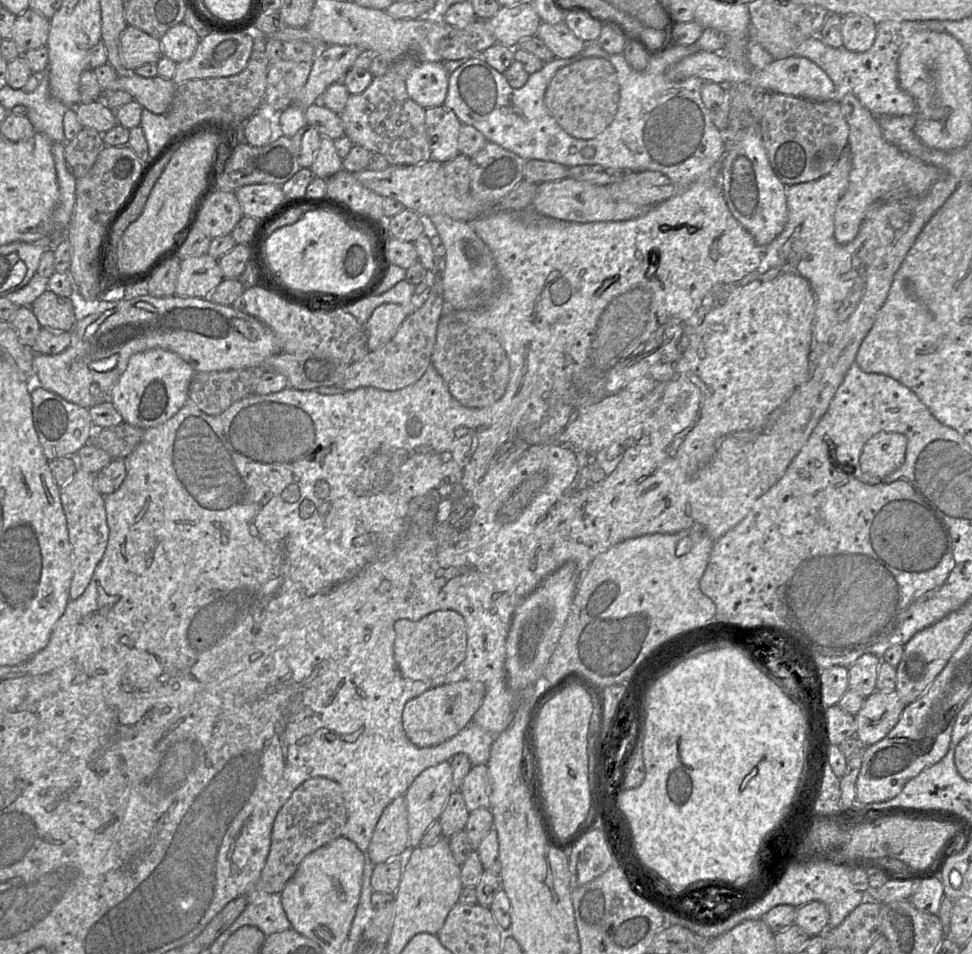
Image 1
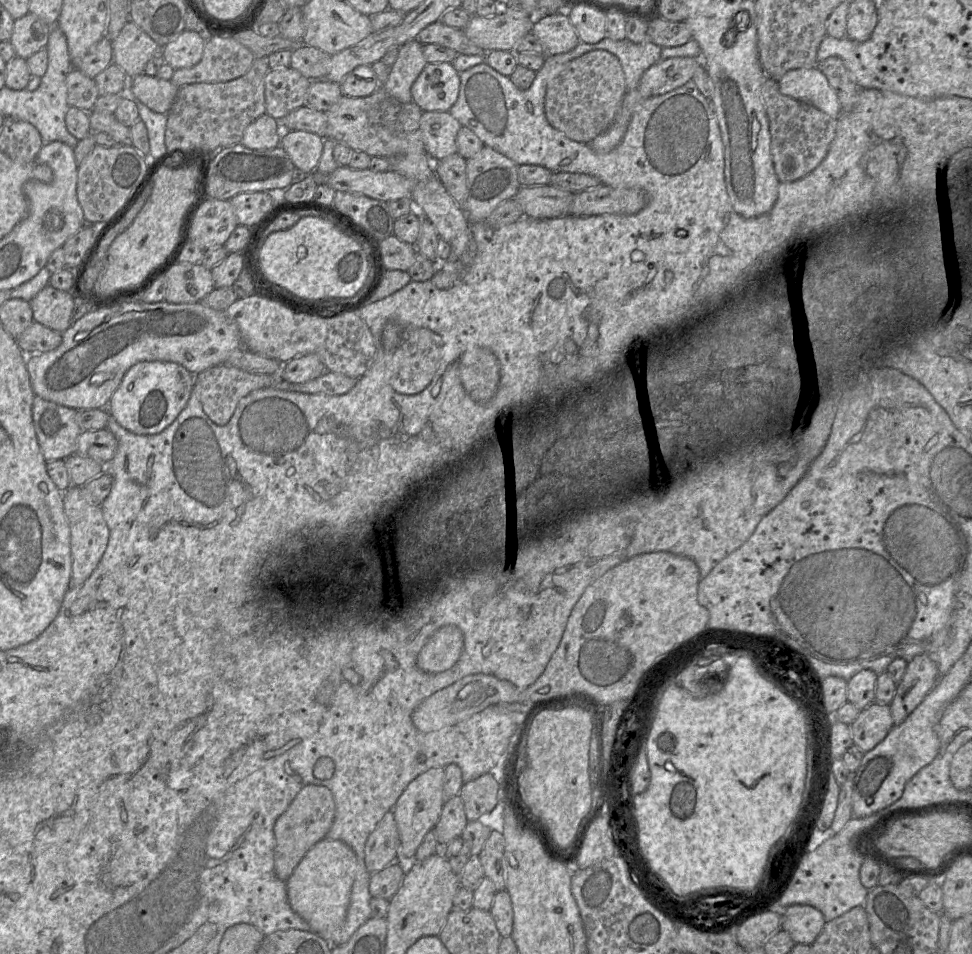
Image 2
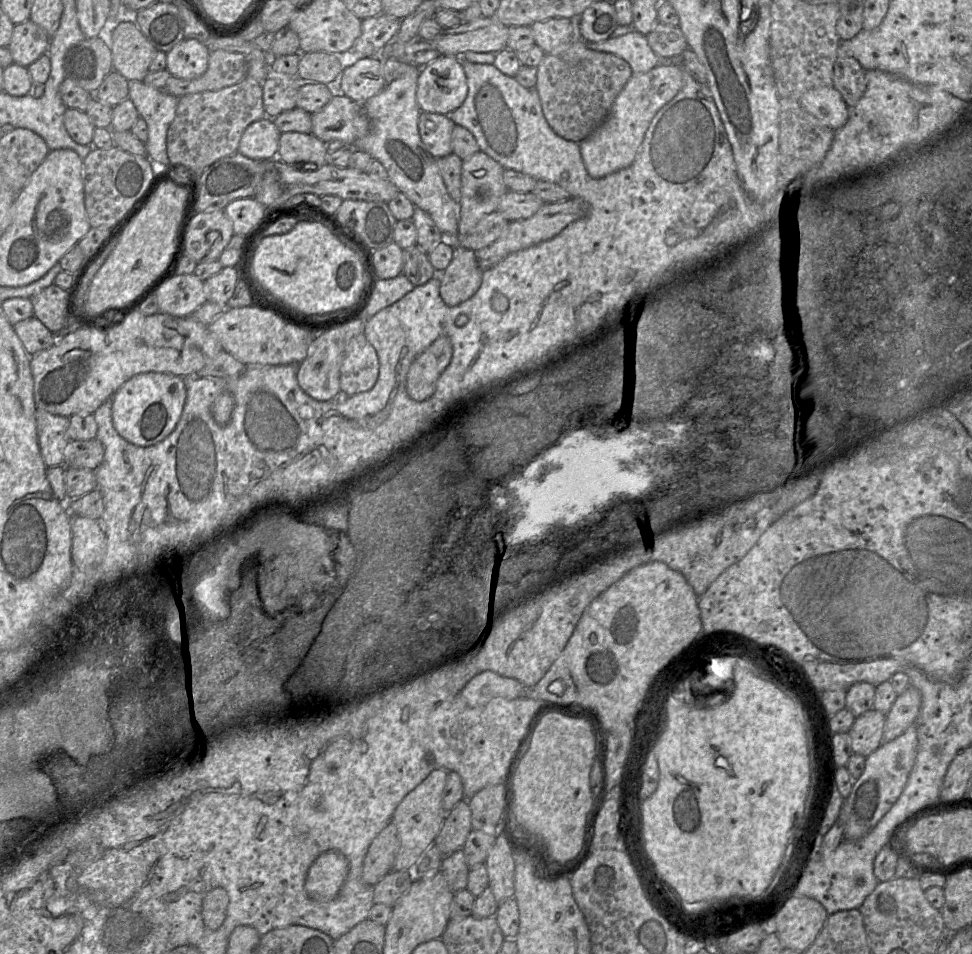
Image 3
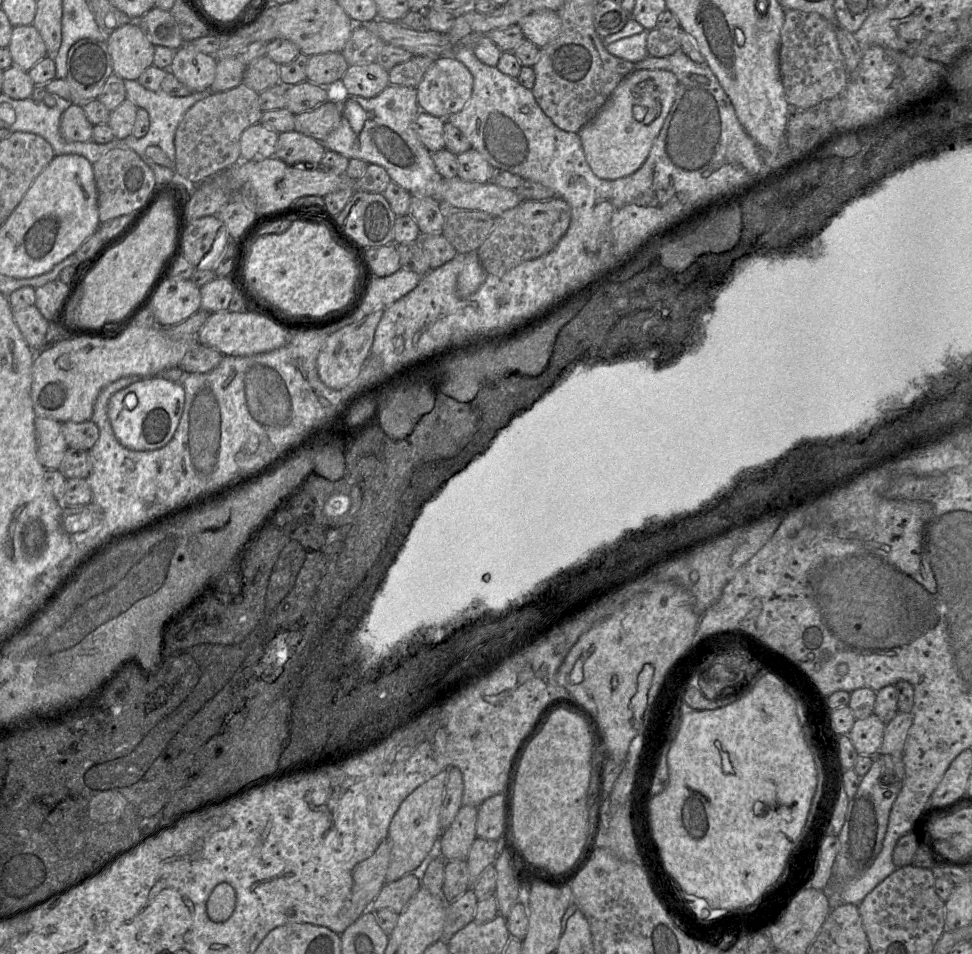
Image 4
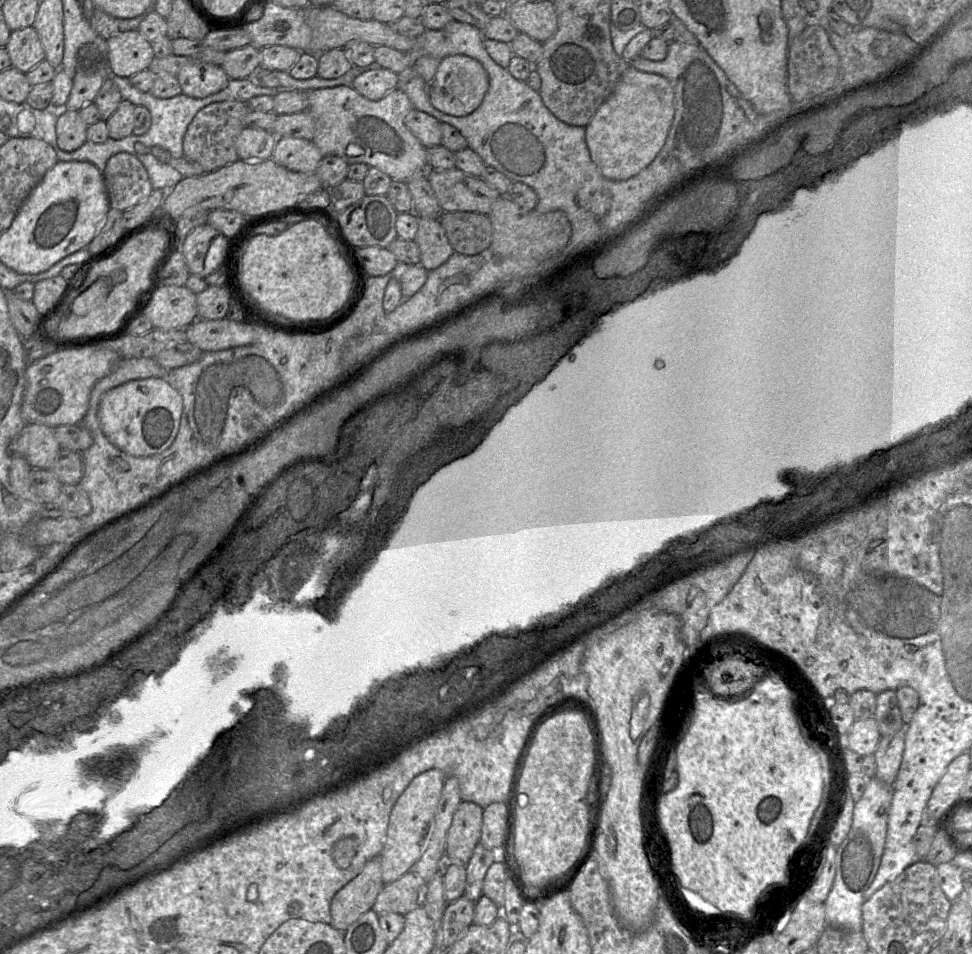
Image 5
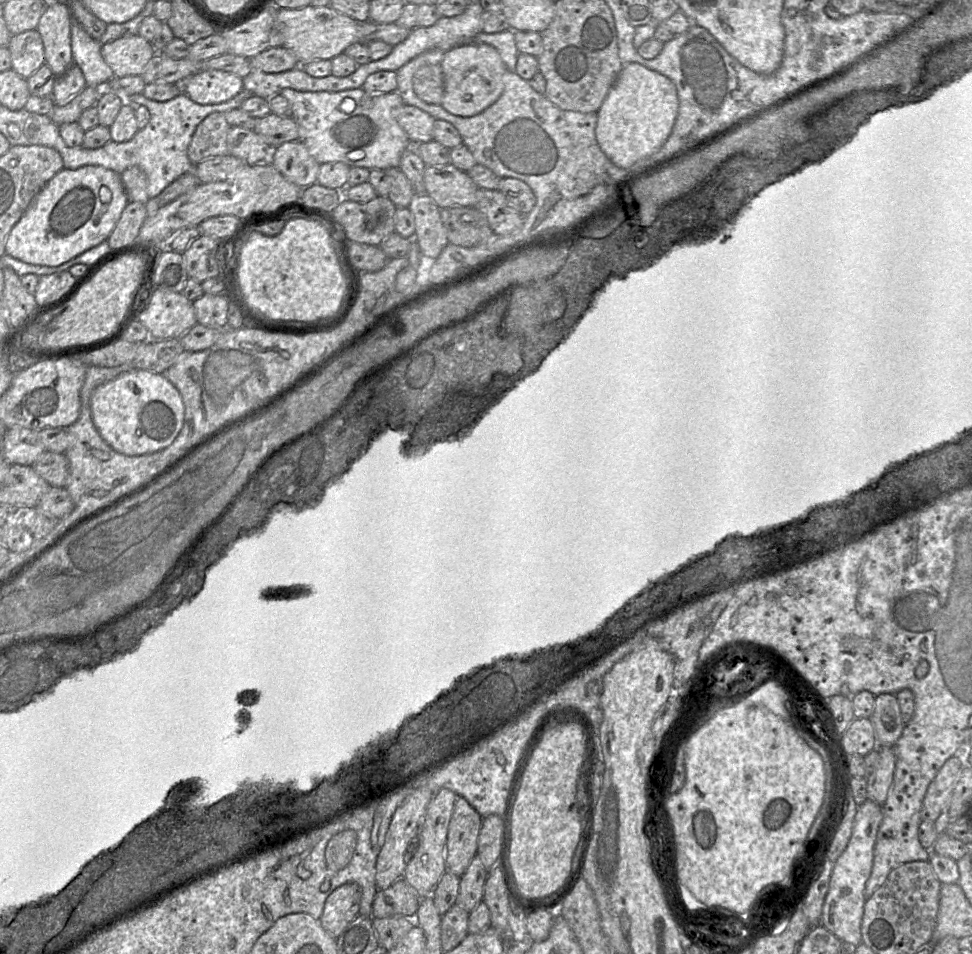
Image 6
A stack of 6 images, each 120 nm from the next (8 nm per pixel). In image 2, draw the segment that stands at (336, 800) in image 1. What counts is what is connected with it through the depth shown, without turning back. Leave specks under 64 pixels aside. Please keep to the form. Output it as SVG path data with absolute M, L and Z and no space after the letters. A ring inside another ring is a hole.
M325 786L303 787L274 825L275 850L274 871L276 876L287 881L307 851L325 838L335 816L335 801L332 792Z

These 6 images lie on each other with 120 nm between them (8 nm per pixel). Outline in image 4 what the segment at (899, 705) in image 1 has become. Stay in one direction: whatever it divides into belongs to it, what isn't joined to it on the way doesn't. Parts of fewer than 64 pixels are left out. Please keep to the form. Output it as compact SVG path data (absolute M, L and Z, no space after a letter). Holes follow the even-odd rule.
M874 713L865 719L856 719L848 736L858 755L876 756L882 744L885 723Z

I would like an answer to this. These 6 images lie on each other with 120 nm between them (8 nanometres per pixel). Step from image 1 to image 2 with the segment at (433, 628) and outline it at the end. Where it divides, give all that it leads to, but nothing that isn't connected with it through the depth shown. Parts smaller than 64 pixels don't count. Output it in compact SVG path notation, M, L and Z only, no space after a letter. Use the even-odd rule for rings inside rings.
M444 625L421 648L417 655L417 665L428 673L442 672L457 662L462 649L462 631L455 625Z

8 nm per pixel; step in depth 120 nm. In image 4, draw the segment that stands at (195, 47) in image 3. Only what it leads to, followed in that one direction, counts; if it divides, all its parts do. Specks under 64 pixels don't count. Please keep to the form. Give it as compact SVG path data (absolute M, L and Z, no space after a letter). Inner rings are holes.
M182 45L175 50L169 71L192 92L209 88L215 78L217 59Z

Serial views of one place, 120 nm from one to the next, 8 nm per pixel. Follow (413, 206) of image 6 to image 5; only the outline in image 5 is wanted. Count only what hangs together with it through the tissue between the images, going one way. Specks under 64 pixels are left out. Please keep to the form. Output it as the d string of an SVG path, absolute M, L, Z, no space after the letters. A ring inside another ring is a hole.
M418 218L414 241L420 250L420 263L428 271L444 264L454 253L439 219Z

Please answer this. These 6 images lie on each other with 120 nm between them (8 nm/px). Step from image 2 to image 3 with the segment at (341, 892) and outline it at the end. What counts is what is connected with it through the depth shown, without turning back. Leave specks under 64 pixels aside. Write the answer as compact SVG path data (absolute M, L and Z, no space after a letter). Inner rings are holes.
M337 851L320 854L310 866L305 891L316 902L332 900L343 886L349 872L349 862Z

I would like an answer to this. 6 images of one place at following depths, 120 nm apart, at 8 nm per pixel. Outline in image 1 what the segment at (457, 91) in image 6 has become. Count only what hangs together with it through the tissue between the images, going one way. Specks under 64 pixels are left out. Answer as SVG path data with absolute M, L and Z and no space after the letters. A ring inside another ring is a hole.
M420 62L405 79L408 95L424 109L444 104L448 81L444 62Z

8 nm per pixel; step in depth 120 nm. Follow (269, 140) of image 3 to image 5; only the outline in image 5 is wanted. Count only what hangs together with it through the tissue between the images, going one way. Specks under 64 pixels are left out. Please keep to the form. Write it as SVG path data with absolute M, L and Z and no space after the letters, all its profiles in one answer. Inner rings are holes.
M245 127L235 141L235 148L240 160L263 161L272 159L277 137L271 131Z

